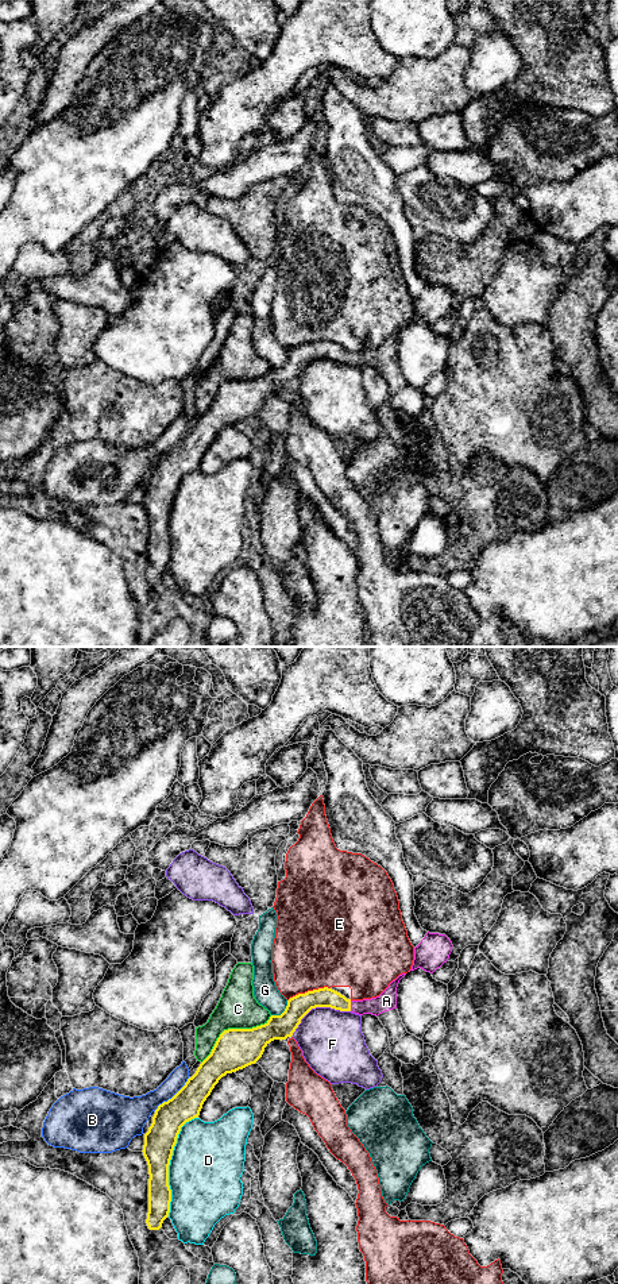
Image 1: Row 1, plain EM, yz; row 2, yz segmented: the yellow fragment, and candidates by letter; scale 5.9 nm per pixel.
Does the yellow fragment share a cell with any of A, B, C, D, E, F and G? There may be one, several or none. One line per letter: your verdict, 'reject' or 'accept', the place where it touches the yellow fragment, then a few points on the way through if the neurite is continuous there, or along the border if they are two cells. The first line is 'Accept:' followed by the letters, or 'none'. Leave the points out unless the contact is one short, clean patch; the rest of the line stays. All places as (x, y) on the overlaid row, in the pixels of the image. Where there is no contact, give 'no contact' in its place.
Accept: none
A: reject; contact yz (350, 1006)
B: reject; contact yz (173, 1097); border yz (189, 1078), (170, 1098), (154, 1110)
C: reject; contact yz (231, 1029)
D: reject; contact yz (169, 1164)
E: reject; contact yz (308, 991); border yz (329, 987), (298, 993), (288, 1001)
F: reject; contact yz (317, 1006)
G: reject; contact yz (284, 1011); border yz (288, 1001), (288, 1005), (279, 1014), (271, 1015)

